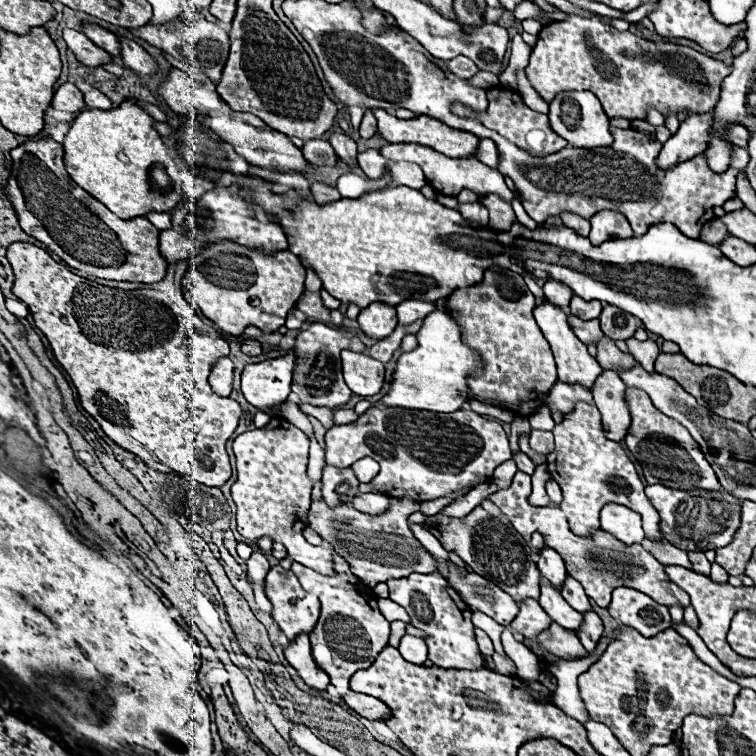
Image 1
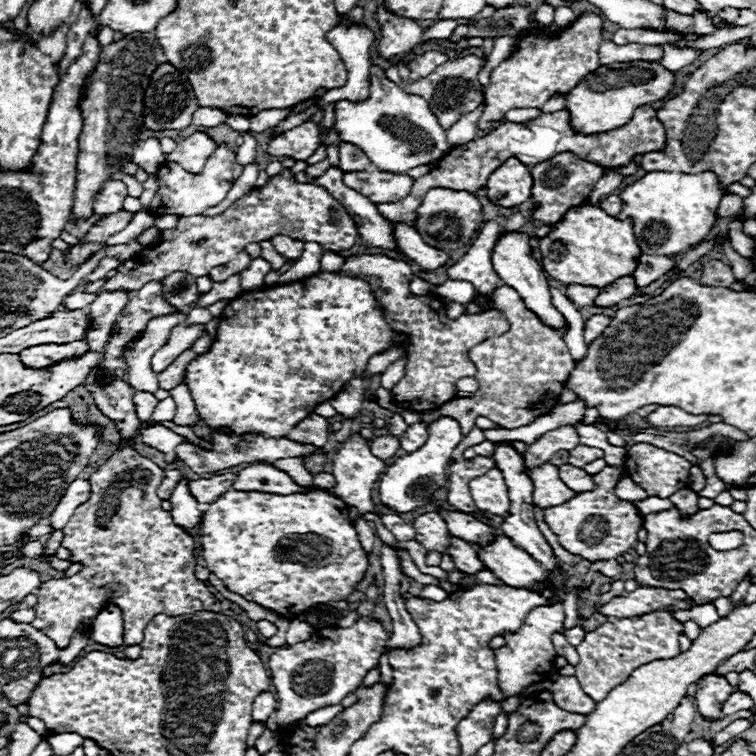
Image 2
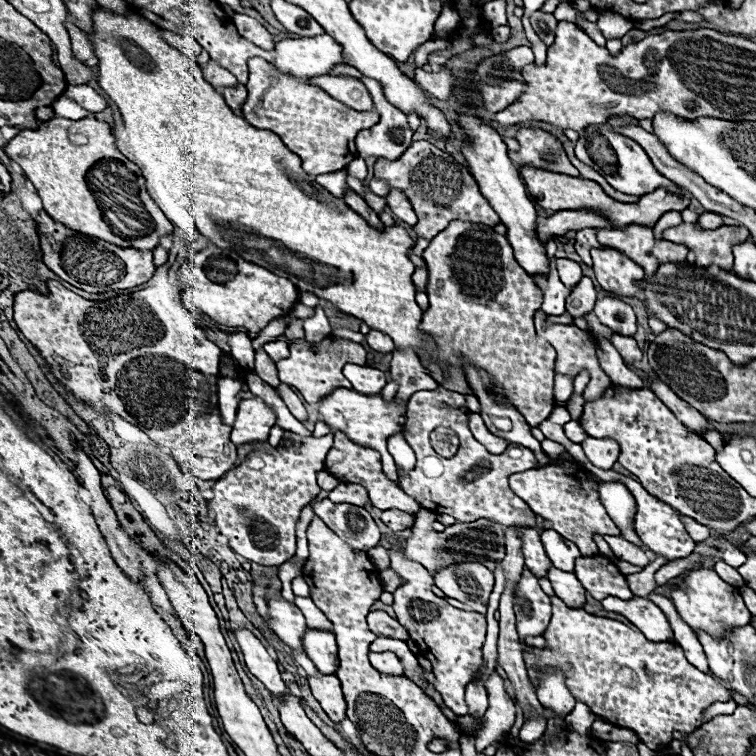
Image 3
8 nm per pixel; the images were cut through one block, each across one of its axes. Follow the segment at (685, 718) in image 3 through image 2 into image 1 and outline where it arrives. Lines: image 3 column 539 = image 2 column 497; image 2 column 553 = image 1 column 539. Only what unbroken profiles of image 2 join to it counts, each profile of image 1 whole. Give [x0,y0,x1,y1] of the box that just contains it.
[510,598,552,640]

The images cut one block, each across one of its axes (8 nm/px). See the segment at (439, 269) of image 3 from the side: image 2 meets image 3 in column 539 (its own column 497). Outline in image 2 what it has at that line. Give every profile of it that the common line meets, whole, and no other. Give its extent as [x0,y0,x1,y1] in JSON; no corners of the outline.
[438,284,574,434]

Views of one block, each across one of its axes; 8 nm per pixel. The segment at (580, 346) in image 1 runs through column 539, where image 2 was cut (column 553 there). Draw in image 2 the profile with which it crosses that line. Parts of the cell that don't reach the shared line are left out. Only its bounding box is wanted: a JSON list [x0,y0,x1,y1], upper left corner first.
[492,230,564,330]

